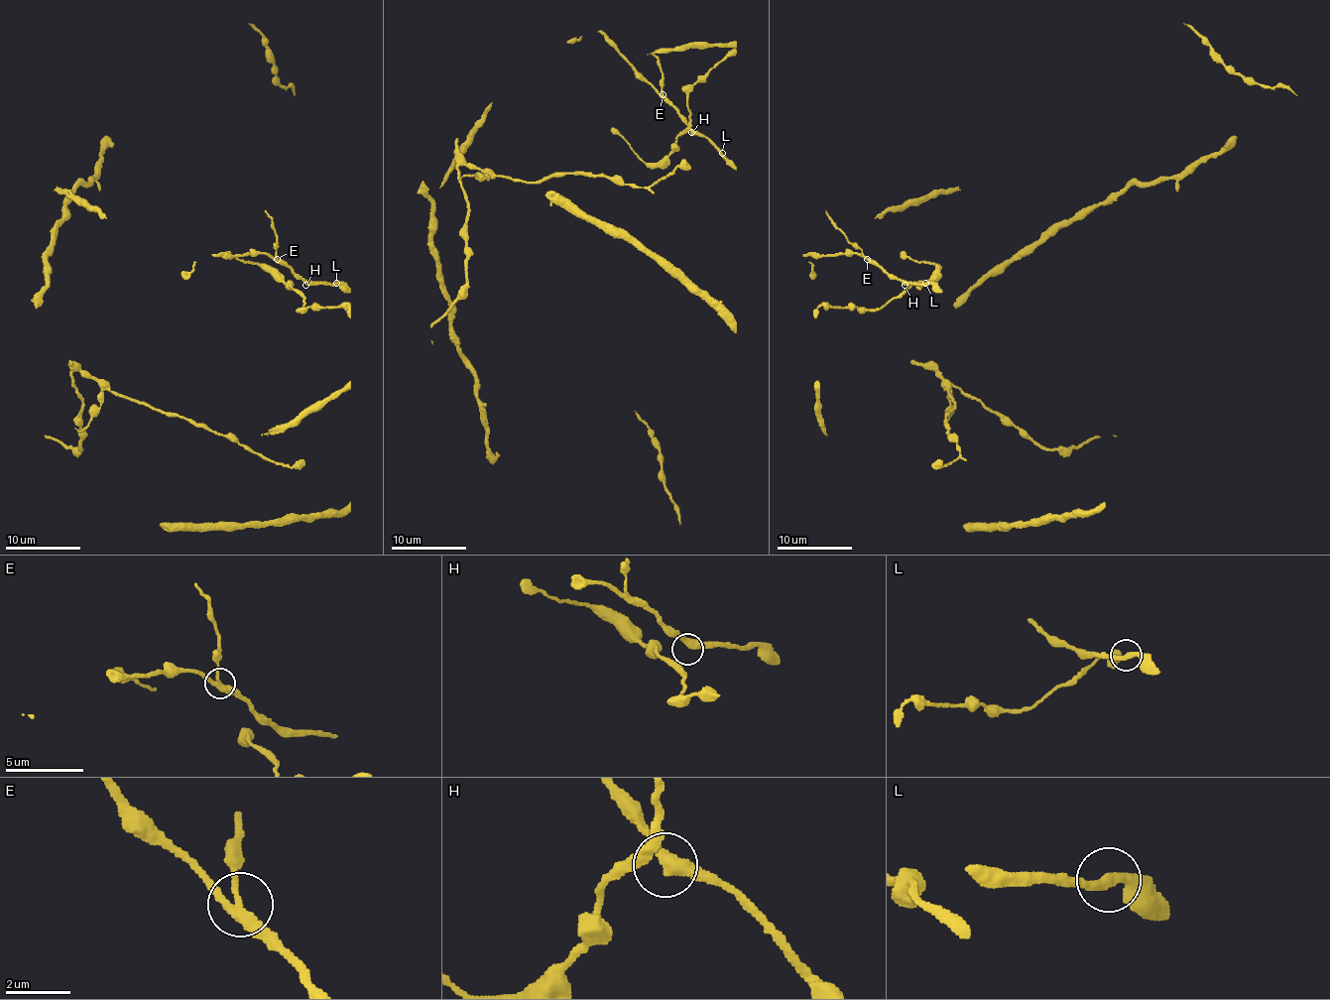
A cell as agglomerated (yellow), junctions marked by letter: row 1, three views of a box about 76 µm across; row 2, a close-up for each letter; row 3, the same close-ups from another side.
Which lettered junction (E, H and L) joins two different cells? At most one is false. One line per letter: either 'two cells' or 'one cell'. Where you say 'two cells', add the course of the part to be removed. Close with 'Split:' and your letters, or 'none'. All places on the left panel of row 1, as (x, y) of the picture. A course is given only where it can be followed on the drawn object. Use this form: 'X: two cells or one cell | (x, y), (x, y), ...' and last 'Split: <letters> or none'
E: two cells | (278, 258), (276, 230), (264, 211)
H: one cell
L: one cell
Split: E

